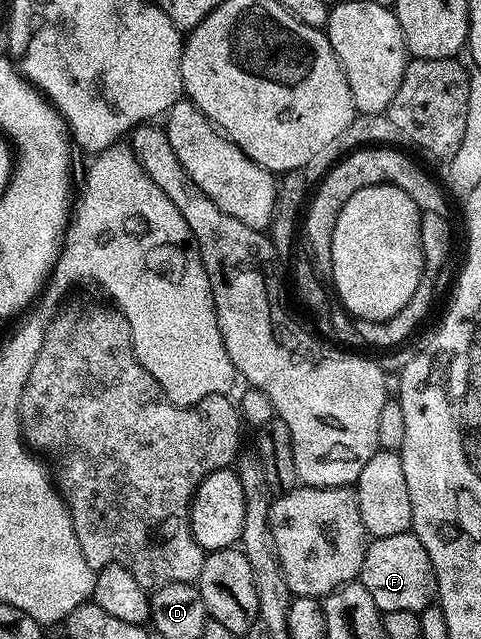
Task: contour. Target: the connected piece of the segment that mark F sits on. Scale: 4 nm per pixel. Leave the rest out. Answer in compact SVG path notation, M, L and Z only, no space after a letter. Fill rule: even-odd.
M412 531L372 538L366 544L359 583L371 591L375 607L382 614L391 611L420 611L434 604L437 596L437 572L431 559Z

